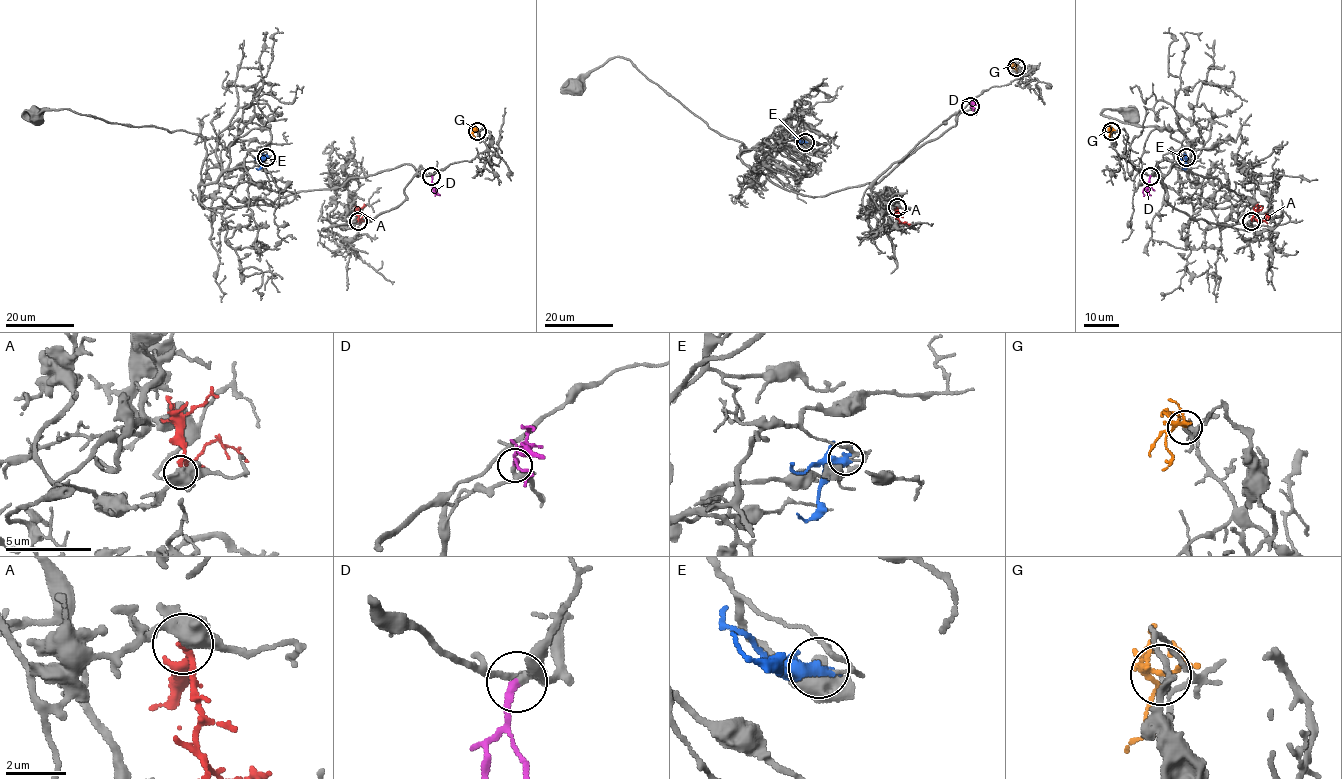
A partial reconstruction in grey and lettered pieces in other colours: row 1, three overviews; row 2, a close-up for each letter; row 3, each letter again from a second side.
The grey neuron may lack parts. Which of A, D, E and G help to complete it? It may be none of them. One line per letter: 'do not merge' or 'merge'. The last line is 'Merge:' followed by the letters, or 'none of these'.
A: do not merge
D: merge
E: do not merge
G: do not merge
Merge: D

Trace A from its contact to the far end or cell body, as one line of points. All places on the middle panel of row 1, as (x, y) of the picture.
A: (897, 207), (899, 220), (911, 224)

